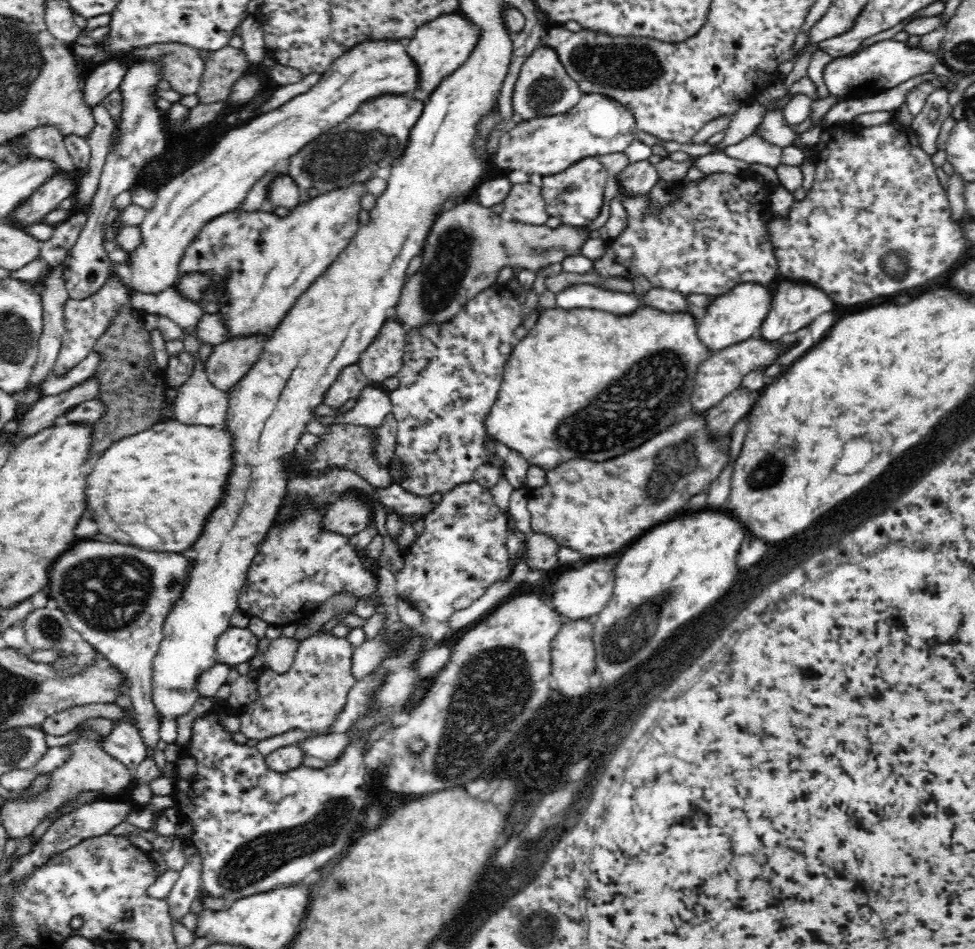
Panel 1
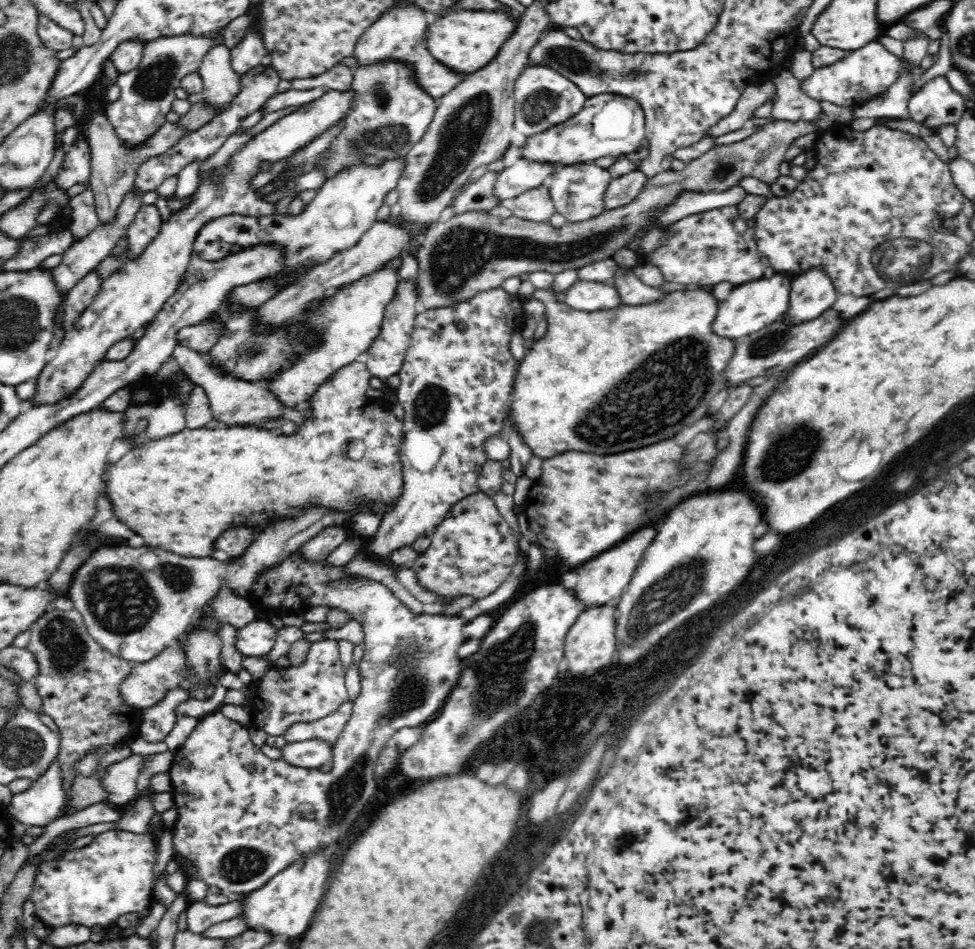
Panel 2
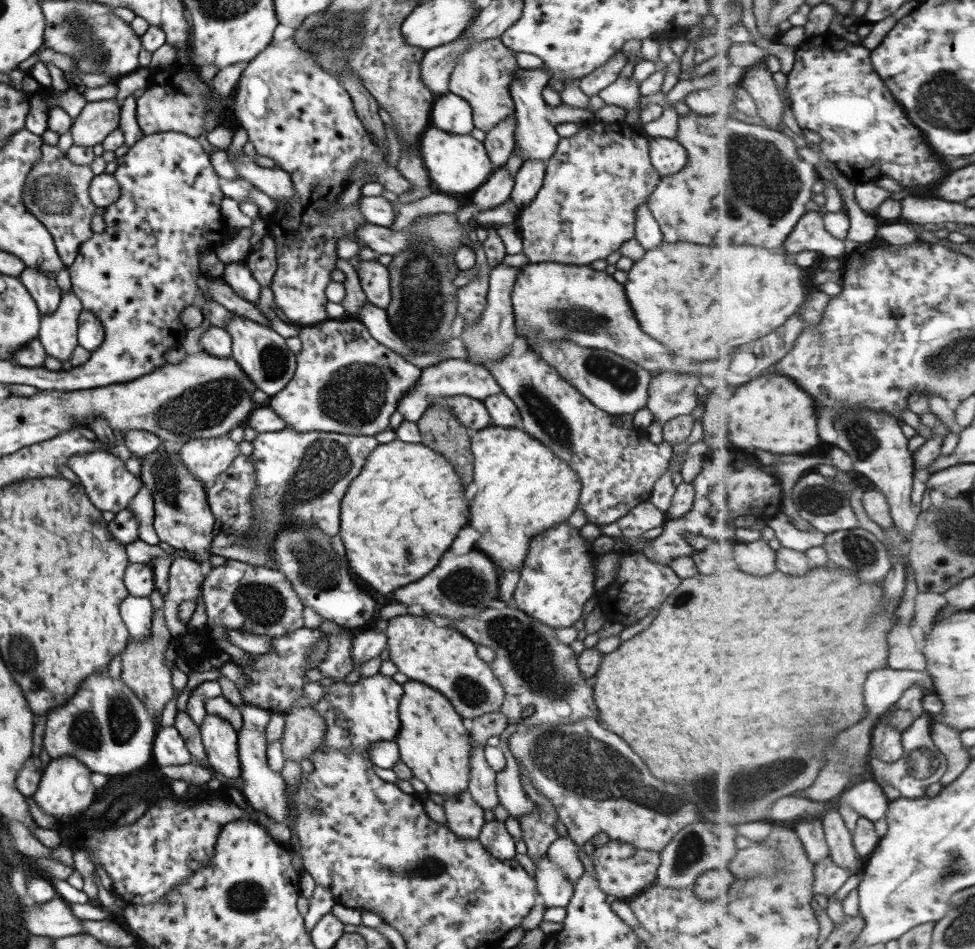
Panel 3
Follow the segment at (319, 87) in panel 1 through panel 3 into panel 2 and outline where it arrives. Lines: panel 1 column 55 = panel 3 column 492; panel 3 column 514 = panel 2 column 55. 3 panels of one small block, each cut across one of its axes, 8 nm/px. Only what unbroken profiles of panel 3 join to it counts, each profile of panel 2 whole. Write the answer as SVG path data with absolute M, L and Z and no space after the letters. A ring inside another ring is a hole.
M329 89L320 100L306 104L298 112L278 120L232 156L230 166L220 169L224 180L219 187L212 185L210 173L202 178L196 192L190 196L189 207L164 221L158 238L135 261L127 260L121 269L101 282L92 304L77 318L73 329L65 332L57 356L46 363L36 378L36 394L25 406L59 405L61 400L73 397L101 362L107 360L106 353L113 344L132 337L137 330L148 328L181 283L195 239L206 222L231 214L260 218L276 212L276 204L260 200L255 190L250 188L251 179L260 173L260 163L265 160L276 163L290 156L294 150L314 141L348 117L353 97L352 89L344 92Z

